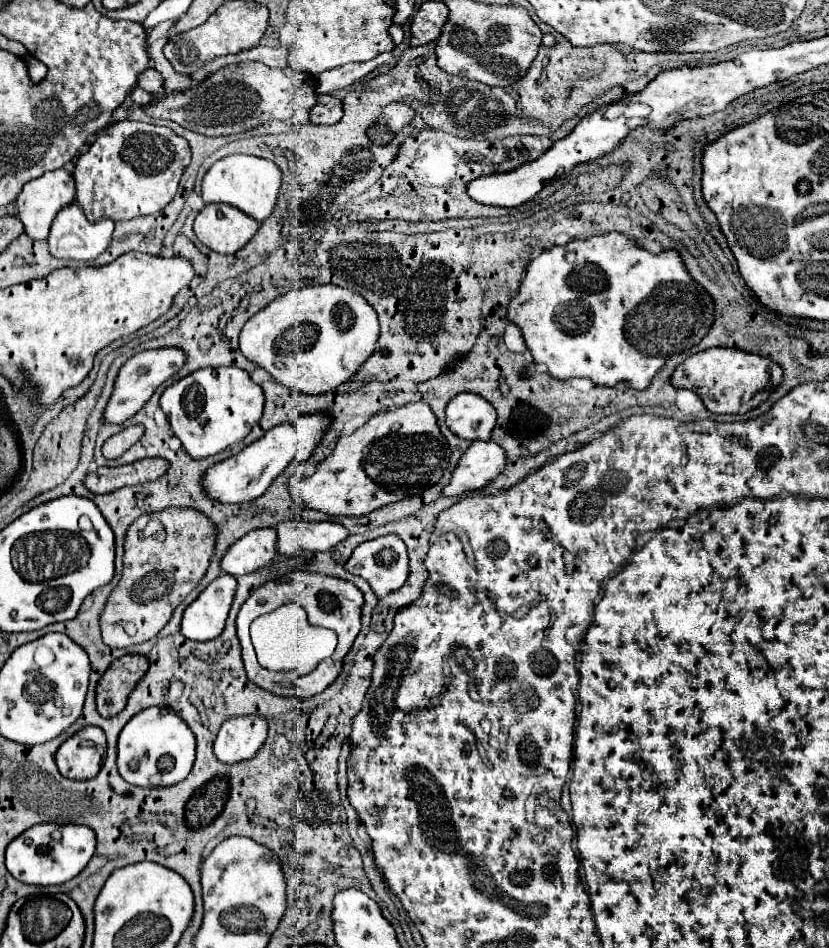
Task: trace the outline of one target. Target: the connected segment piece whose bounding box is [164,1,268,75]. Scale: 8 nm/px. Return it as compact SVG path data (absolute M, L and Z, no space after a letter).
M226 1L200 27L194 27L190 31L170 37L164 47L164 55L178 73L192 75L200 67L204 67L208 61L212 61L220 55L240 53L240 51L256 47L258 41L262 39L266 27L268 27L268 9L264 5L260 5L256 1Z

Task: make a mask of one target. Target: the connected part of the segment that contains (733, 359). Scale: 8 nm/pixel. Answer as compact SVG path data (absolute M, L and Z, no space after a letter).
M714 347L688 357L672 373L672 385L692 389L700 395L710 413L748 413L764 403L782 383L782 367L768 359L738 349Z

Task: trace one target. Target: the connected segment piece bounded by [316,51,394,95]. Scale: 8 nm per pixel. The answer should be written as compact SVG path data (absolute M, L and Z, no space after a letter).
M394 51L388 53L380 53L378 57L374 57L372 61L364 61L364 63L348 63L342 67L336 67L332 71L324 71L316 77L316 93L324 95L324 93L336 93L342 91L346 87L350 87L352 83L356 83L358 79L362 79L366 73L374 71L378 65L382 63L390 63L394 59Z

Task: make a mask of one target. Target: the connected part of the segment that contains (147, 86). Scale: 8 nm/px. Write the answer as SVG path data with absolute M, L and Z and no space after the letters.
M146 69L138 77L138 87L144 89L144 91L148 91L148 93L152 93L152 95L160 93L162 85L164 85L164 77L156 69Z

